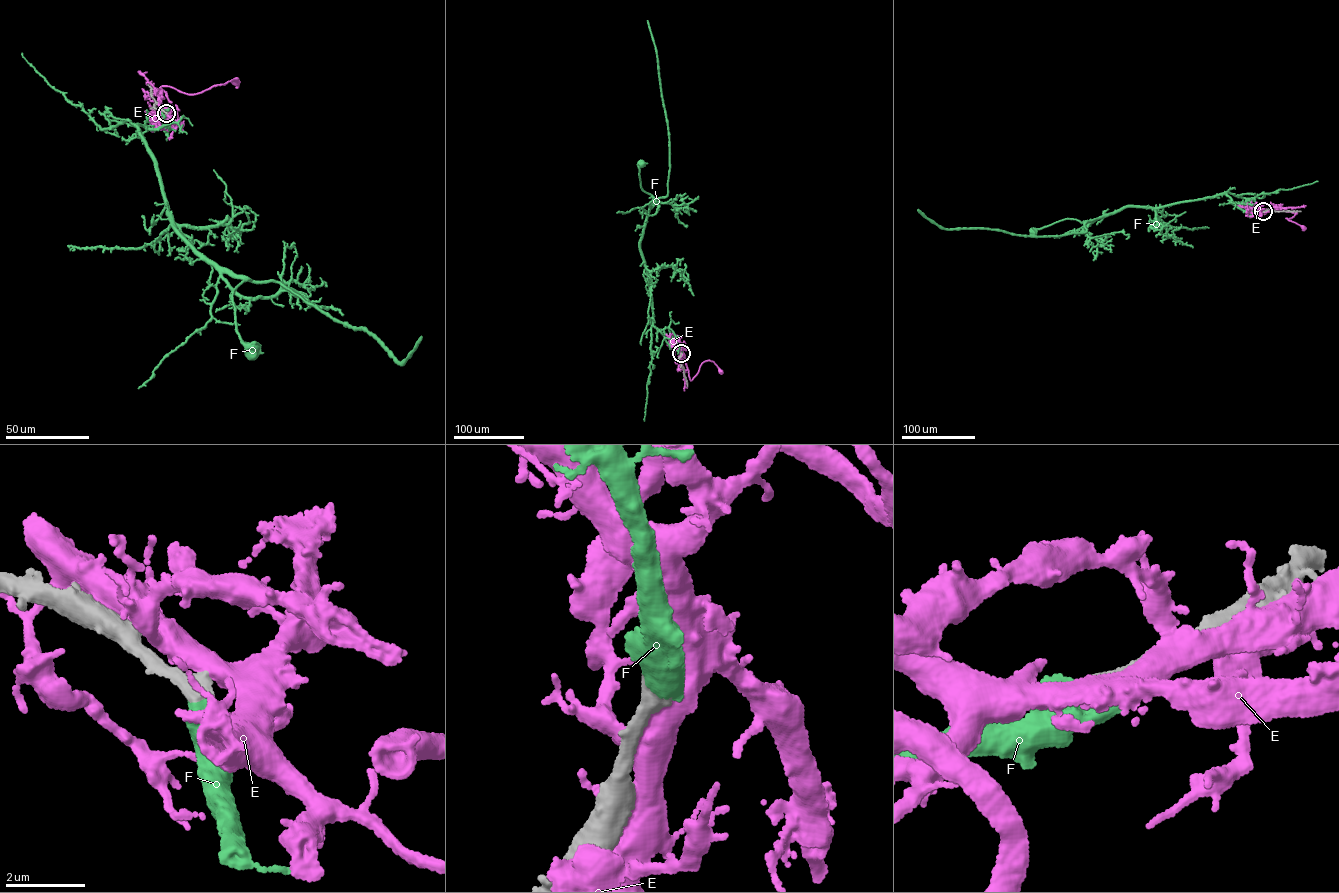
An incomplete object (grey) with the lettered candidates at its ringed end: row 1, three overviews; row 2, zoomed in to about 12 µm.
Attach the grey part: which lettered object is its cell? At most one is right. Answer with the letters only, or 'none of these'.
F

